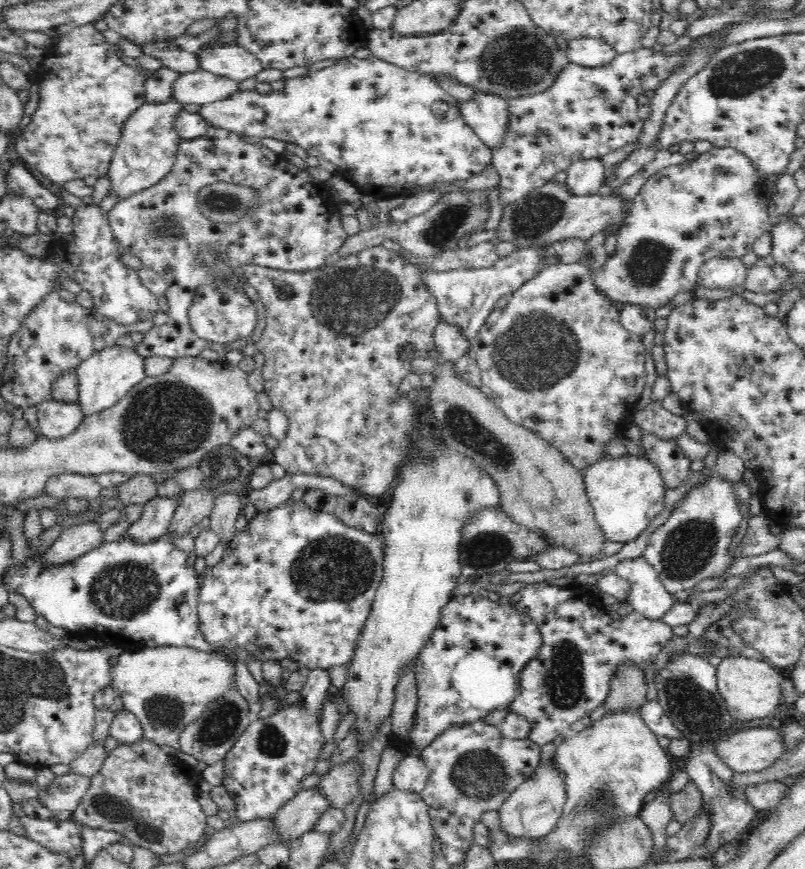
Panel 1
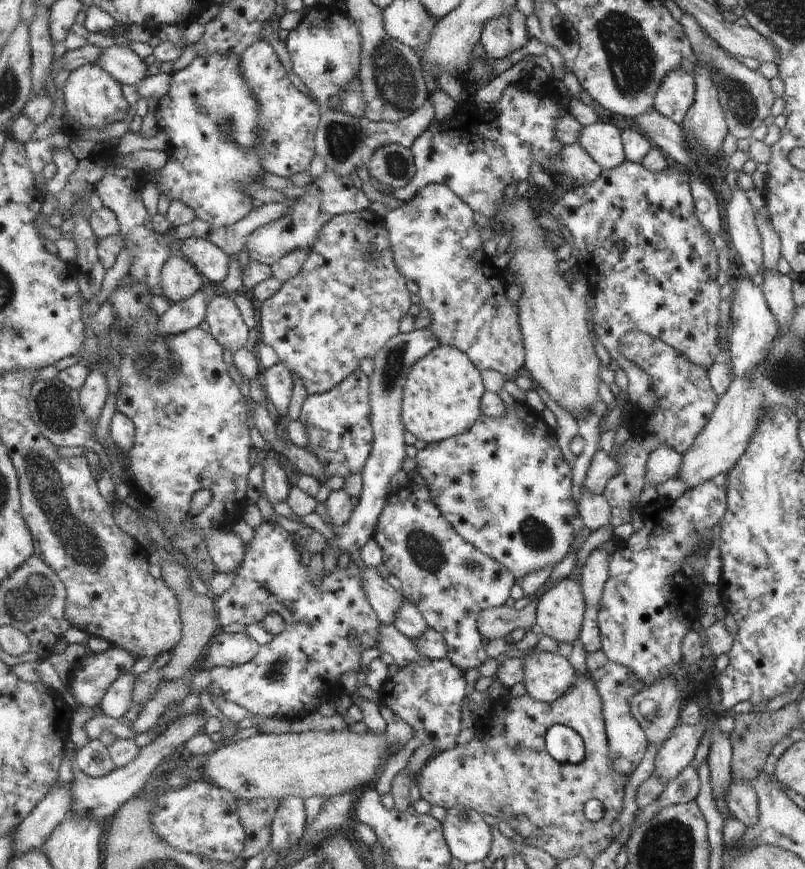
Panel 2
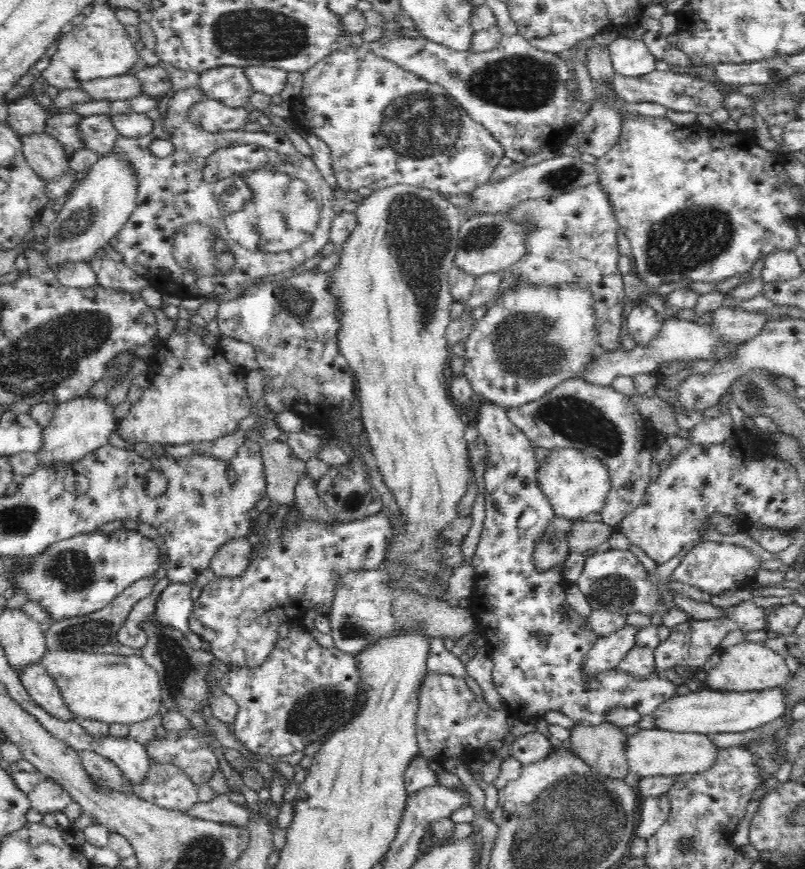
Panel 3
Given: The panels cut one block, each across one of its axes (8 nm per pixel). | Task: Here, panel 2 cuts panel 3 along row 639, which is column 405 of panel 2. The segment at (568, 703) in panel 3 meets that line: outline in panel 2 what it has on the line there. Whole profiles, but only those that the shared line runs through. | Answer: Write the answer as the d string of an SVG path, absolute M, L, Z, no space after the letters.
M412 480L388 496L385 510L379 516L374 538L384 550L384 566L401 582L404 598L411 600L419 608L430 628L443 635L447 657L451 662L465 672L483 666L489 660L489 654L478 629L479 616L484 610L505 604L511 596L511 587L520 581L495 558L483 554L478 547L463 540L446 515L435 506L427 485L419 485Z

